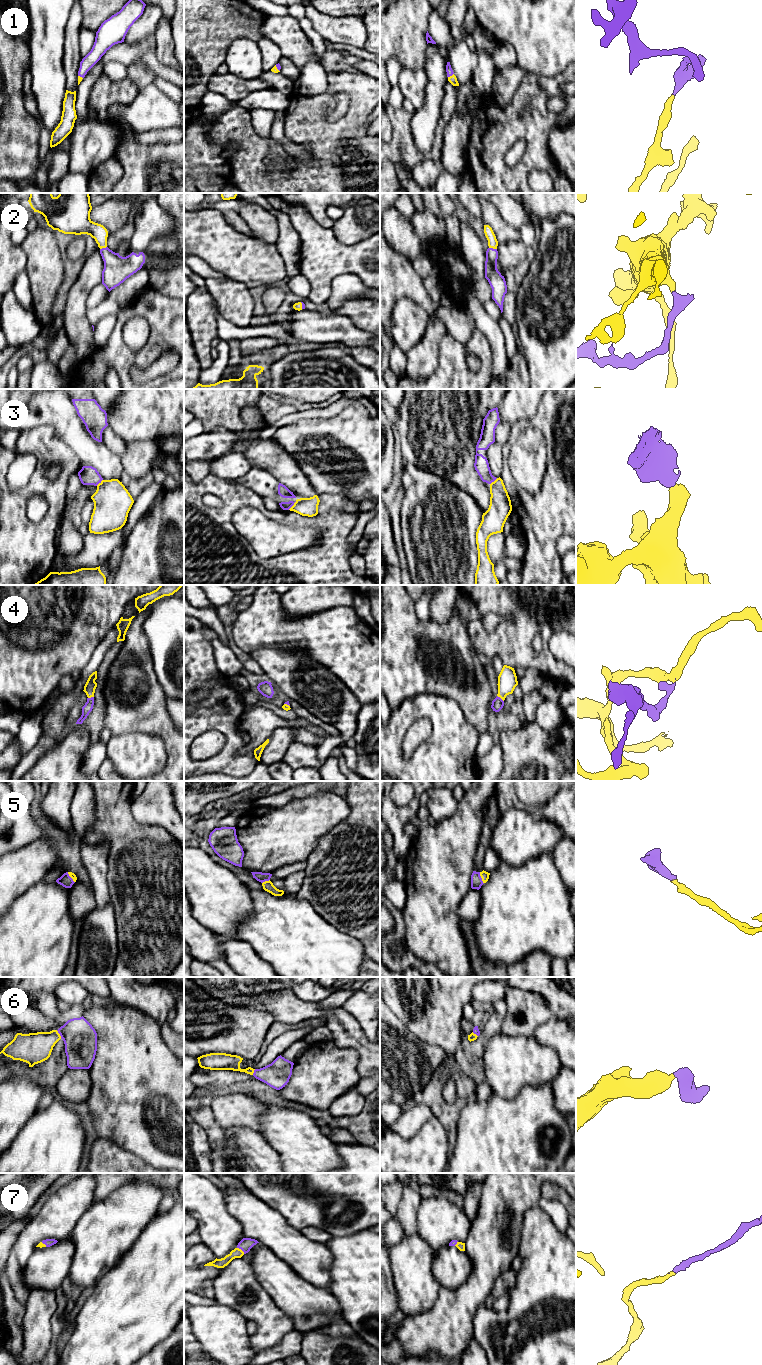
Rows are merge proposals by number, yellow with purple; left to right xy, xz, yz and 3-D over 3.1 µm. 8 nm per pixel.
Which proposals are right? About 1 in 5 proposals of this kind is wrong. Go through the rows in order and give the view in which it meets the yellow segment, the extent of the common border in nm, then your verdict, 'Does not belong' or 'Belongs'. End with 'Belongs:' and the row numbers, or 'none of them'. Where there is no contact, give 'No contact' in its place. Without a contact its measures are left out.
1: Touches yellow in yz. Shared border 60 nm. Belongs
2: Touches yellow in yz. Shared border 70 nm. Belongs
3: Touches yellow in xz. Shared border 100 nm. Does not belong
4: Touches yellow in yz. Shared border 80 nm. Belongs
5: Touches yellow in yz. Shared border 100 nm. Belongs
6: Touches yellow in xy. Shared border 80 nm. Belongs
7: Touches yellow in xz. Shared border 80 nm. Belongs
Belongs: 1, 2, 4, 5, 6, 7

